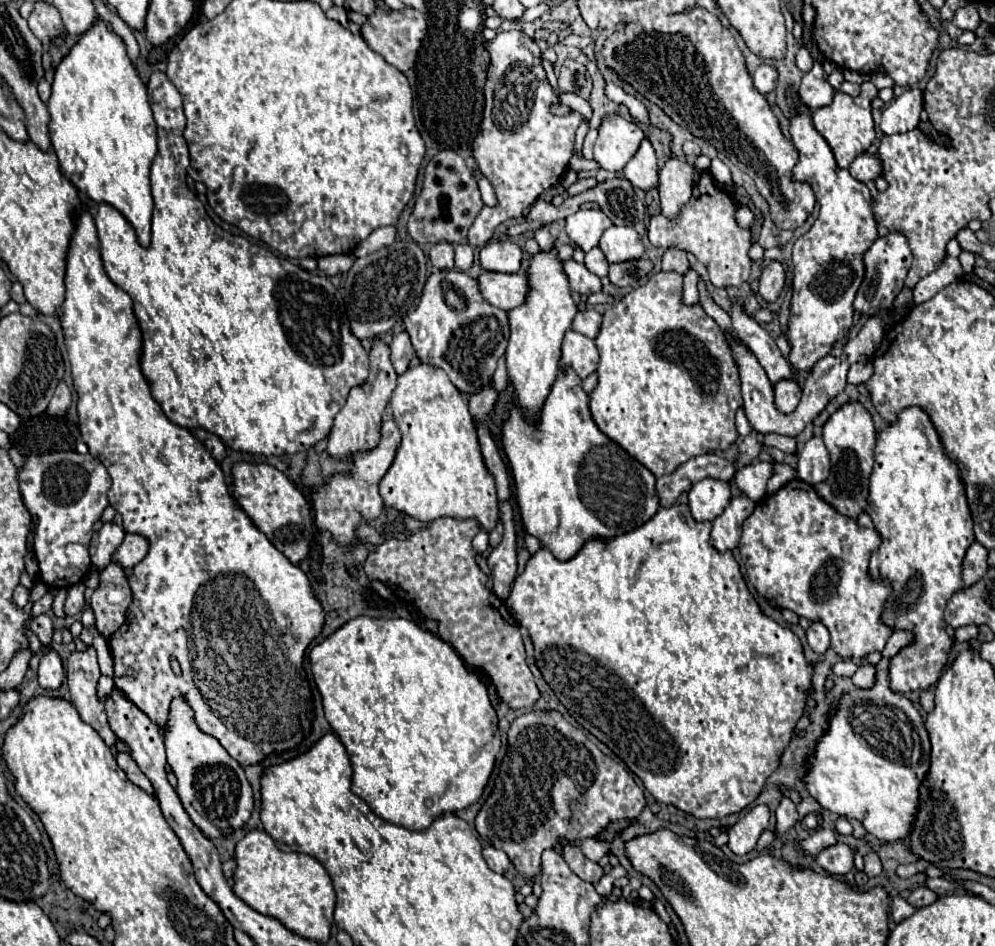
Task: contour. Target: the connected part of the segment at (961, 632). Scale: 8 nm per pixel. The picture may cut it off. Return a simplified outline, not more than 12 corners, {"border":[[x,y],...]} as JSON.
{"border":[[959,627],[955,643],[967,643],[977,637],[977,627]]}

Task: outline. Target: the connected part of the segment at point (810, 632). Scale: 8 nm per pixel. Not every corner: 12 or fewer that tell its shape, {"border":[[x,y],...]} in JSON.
{"border":[[815,621],[807,629],[807,643],[815,653],[829,649],[829,631]]}

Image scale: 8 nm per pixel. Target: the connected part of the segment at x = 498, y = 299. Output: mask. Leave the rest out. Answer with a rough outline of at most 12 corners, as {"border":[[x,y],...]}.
{"border":[[491,273],[479,279],[483,297],[511,311],[527,301],[527,275]]}

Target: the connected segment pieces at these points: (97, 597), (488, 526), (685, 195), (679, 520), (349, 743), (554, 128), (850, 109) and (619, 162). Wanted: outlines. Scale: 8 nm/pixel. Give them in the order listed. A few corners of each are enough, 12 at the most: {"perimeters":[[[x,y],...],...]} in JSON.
{"perimeters":[[[115,563],[101,571],[91,599],[97,631],[109,639],[123,625],[131,589]],[[425,363],[397,377],[403,439],[379,483],[421,523],[499,521],[467,399]],[[667,155],[659,171],[663,217],[675,219],[691,199],[699,171]],[[711,521],[529,559],[543,679],[657,801],[751,807],[813,689]],[[407,619],[313,647],[351,789],[411,831],[481,799],[485,681]],[[523,31],[491,63],[473,157],[493,185],[467,235],[483,247],[561,181],[579,111]],[[865,81],[859,97],[837,91],[813,111],[813,127],[847,169],[875,139]],[[621,115],[599,127],[595,161],[621,173],[645,131]]]}

